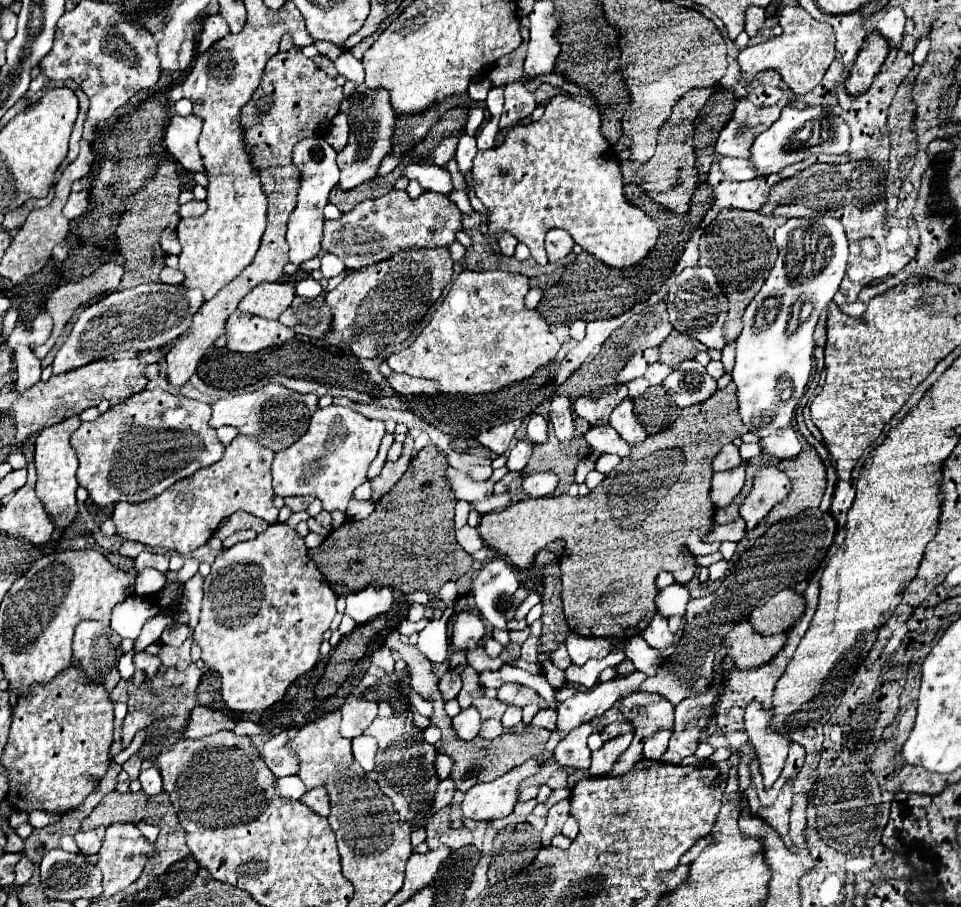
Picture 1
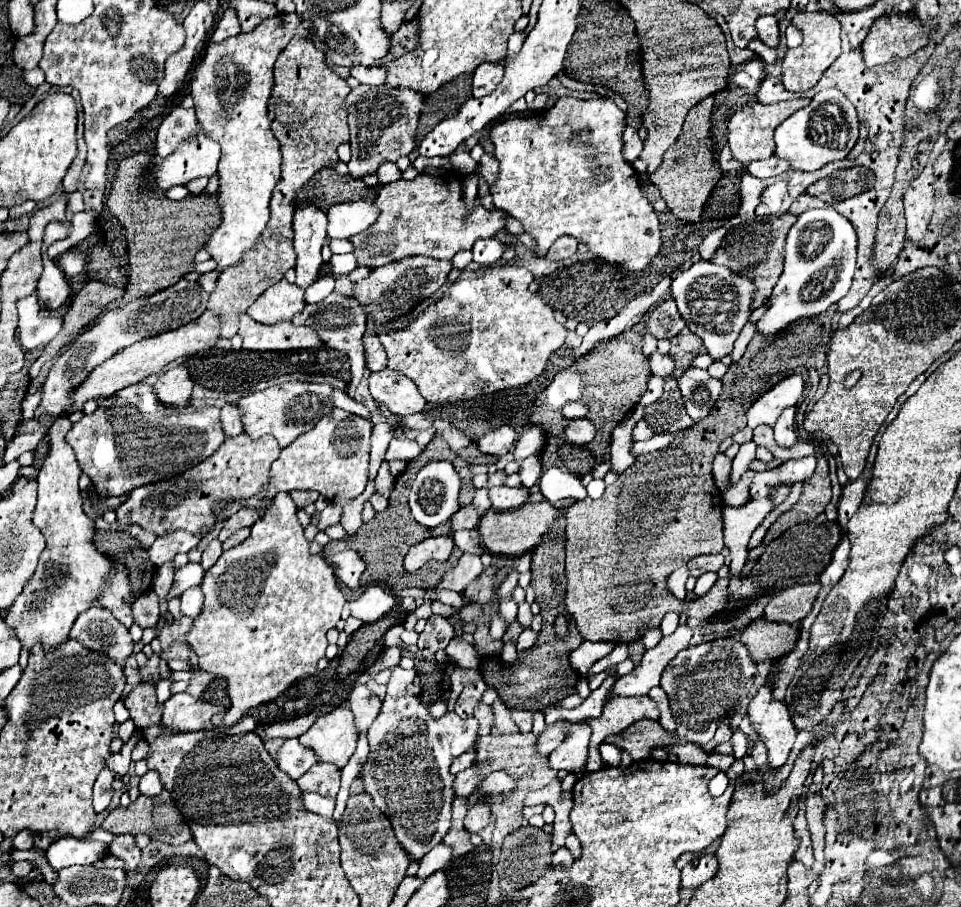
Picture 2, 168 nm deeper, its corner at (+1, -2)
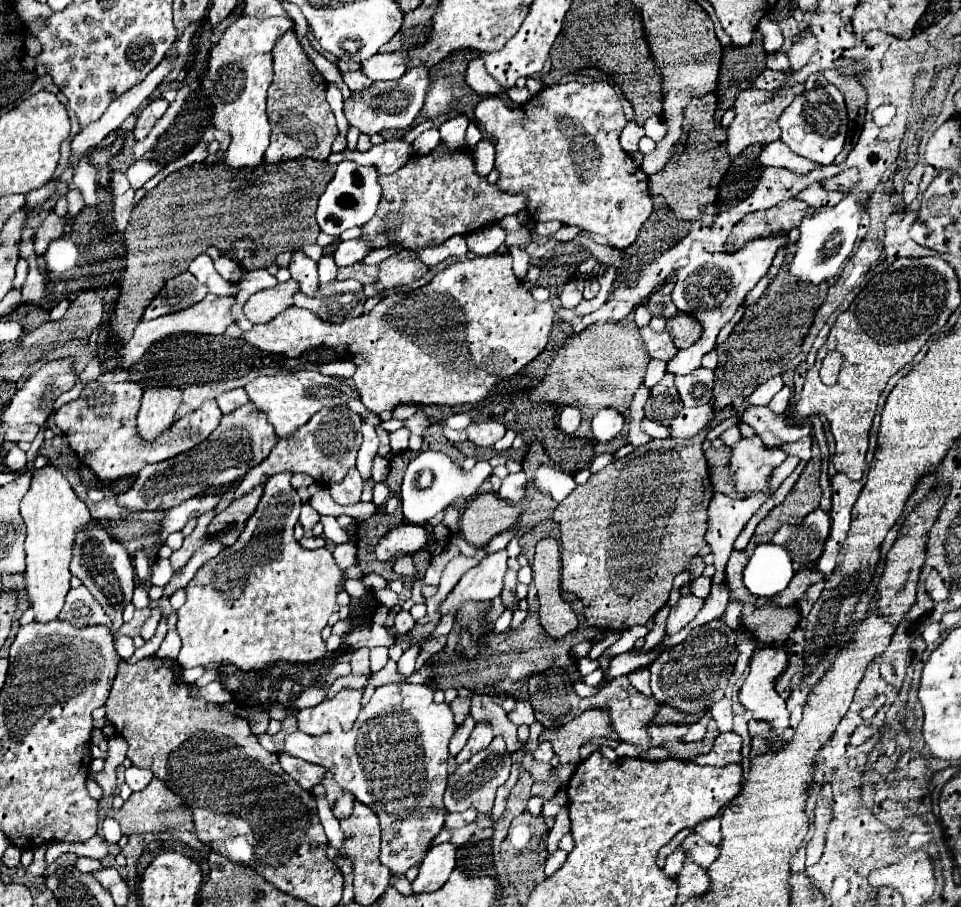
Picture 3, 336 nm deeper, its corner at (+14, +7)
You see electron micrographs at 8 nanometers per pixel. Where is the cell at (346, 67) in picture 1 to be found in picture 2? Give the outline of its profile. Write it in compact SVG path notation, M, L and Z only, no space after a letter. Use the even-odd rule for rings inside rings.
M352 67L352 77L366 85L384 85L386 83L386 69L384 67Z

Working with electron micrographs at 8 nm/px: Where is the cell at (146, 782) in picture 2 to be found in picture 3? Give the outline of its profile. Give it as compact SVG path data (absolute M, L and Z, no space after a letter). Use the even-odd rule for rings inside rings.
M131 766L125 770L125 782L131 790L143 790L151 782L151 778L153 778L153 772L137 766Z

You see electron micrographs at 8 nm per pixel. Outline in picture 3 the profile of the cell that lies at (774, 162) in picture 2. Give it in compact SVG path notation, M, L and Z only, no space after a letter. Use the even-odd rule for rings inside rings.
M775 140L773 144L767 144L759 156L761 166L785 166L789 170L795 170L797 174L807 174L813 170L817 164L793 154L785 144Z

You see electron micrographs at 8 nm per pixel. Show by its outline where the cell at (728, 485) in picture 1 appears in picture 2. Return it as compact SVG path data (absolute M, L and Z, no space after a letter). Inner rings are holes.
M748 441L748 443L742 443L740 445L740 451L738 455L734 457L732 461L732 475L730 475L730 485L734 485L750 467L750 463L756 459L756 443L754 441Z

